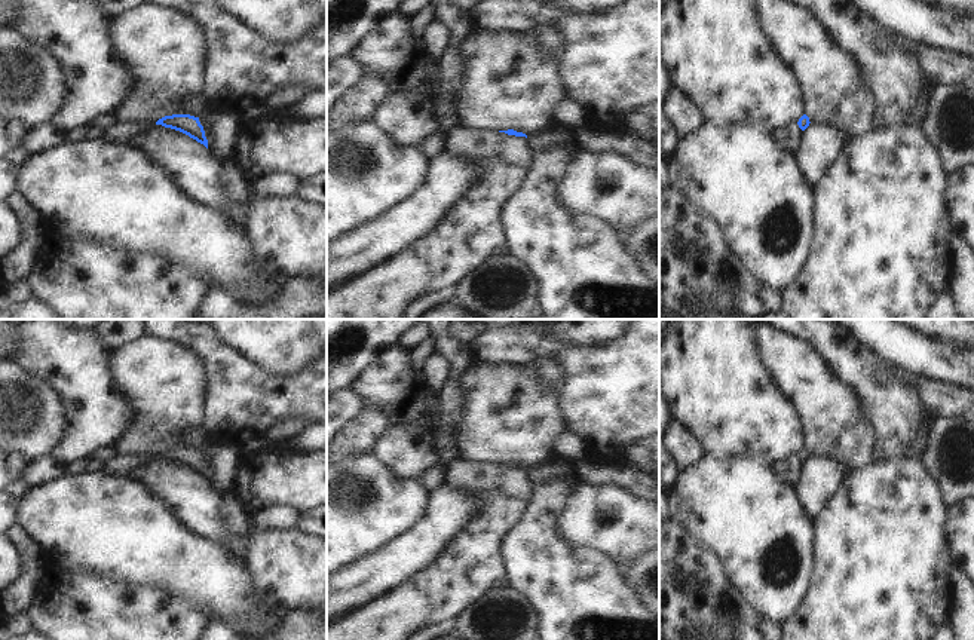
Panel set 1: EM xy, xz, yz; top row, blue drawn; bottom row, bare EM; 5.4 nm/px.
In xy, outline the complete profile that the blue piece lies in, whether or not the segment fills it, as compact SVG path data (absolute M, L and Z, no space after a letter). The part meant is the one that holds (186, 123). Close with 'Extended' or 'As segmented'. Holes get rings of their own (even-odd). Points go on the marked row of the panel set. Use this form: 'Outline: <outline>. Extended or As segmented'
Outline: M172 114L159 119L156 125L180 131L208 148L208 140L199 117L190 114Z. As segmented.

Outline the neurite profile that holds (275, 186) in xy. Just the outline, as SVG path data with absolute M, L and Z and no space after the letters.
M270 174L249 183L251 195L264 199L295 197L300 180L292 175Z

